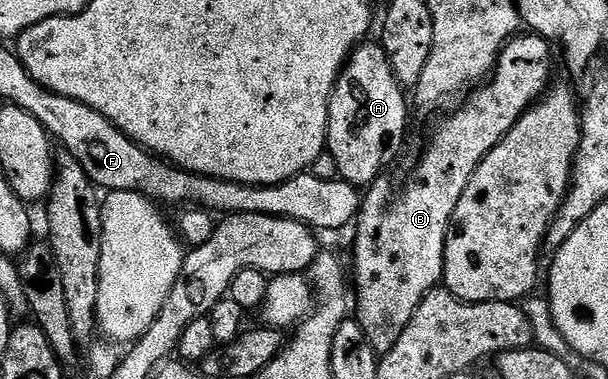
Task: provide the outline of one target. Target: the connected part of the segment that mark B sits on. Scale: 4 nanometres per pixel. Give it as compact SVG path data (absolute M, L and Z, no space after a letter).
M519 33L502 48L502 52L498 55L498 60L490 73L490 78L485 80L477 89L465 96L463 105L459 111L454 111L434 132L430 135L430 140L426 143L426 152L422 155L422 160L418 163L418 168L410 175L410 180L406 183L402 195L398 195L394 199L394 191L390 188L390 183L386 177L379 177L370 184L365 192L362 201L362 210L358 213L356 220L356 228L358 232L354 235L354 275L352 271L352 291L358 294L358 315L356 322L360 325L360 329L364 331L364 337L368 337L368 345L372 345L372 349L380 357L386 355L392 345L396 345L396 341L400 341L400 333L404 333L404 329L408 325L408 321L412 321L412 313L416 313L416 309L420 305L420 301L424 301L427 293L435 290L443 282L442 270L444 269L444 249L446 248L446 235L450 231L450 222L452 221L452 213L456 213L456 205L460 205L460 197L464 197L464 189L468 189L468 181L472 177L472 173L476 173L476 169L484 161L484 157L488 157L488 153L492 153L492 149L498 142L503 139L507 133L516 125L516 121L520 121L520 117L529 107L533 107L543 95L546 94L551 86L550 79L550 50L551 44L545 39L541 39L533 33Z

